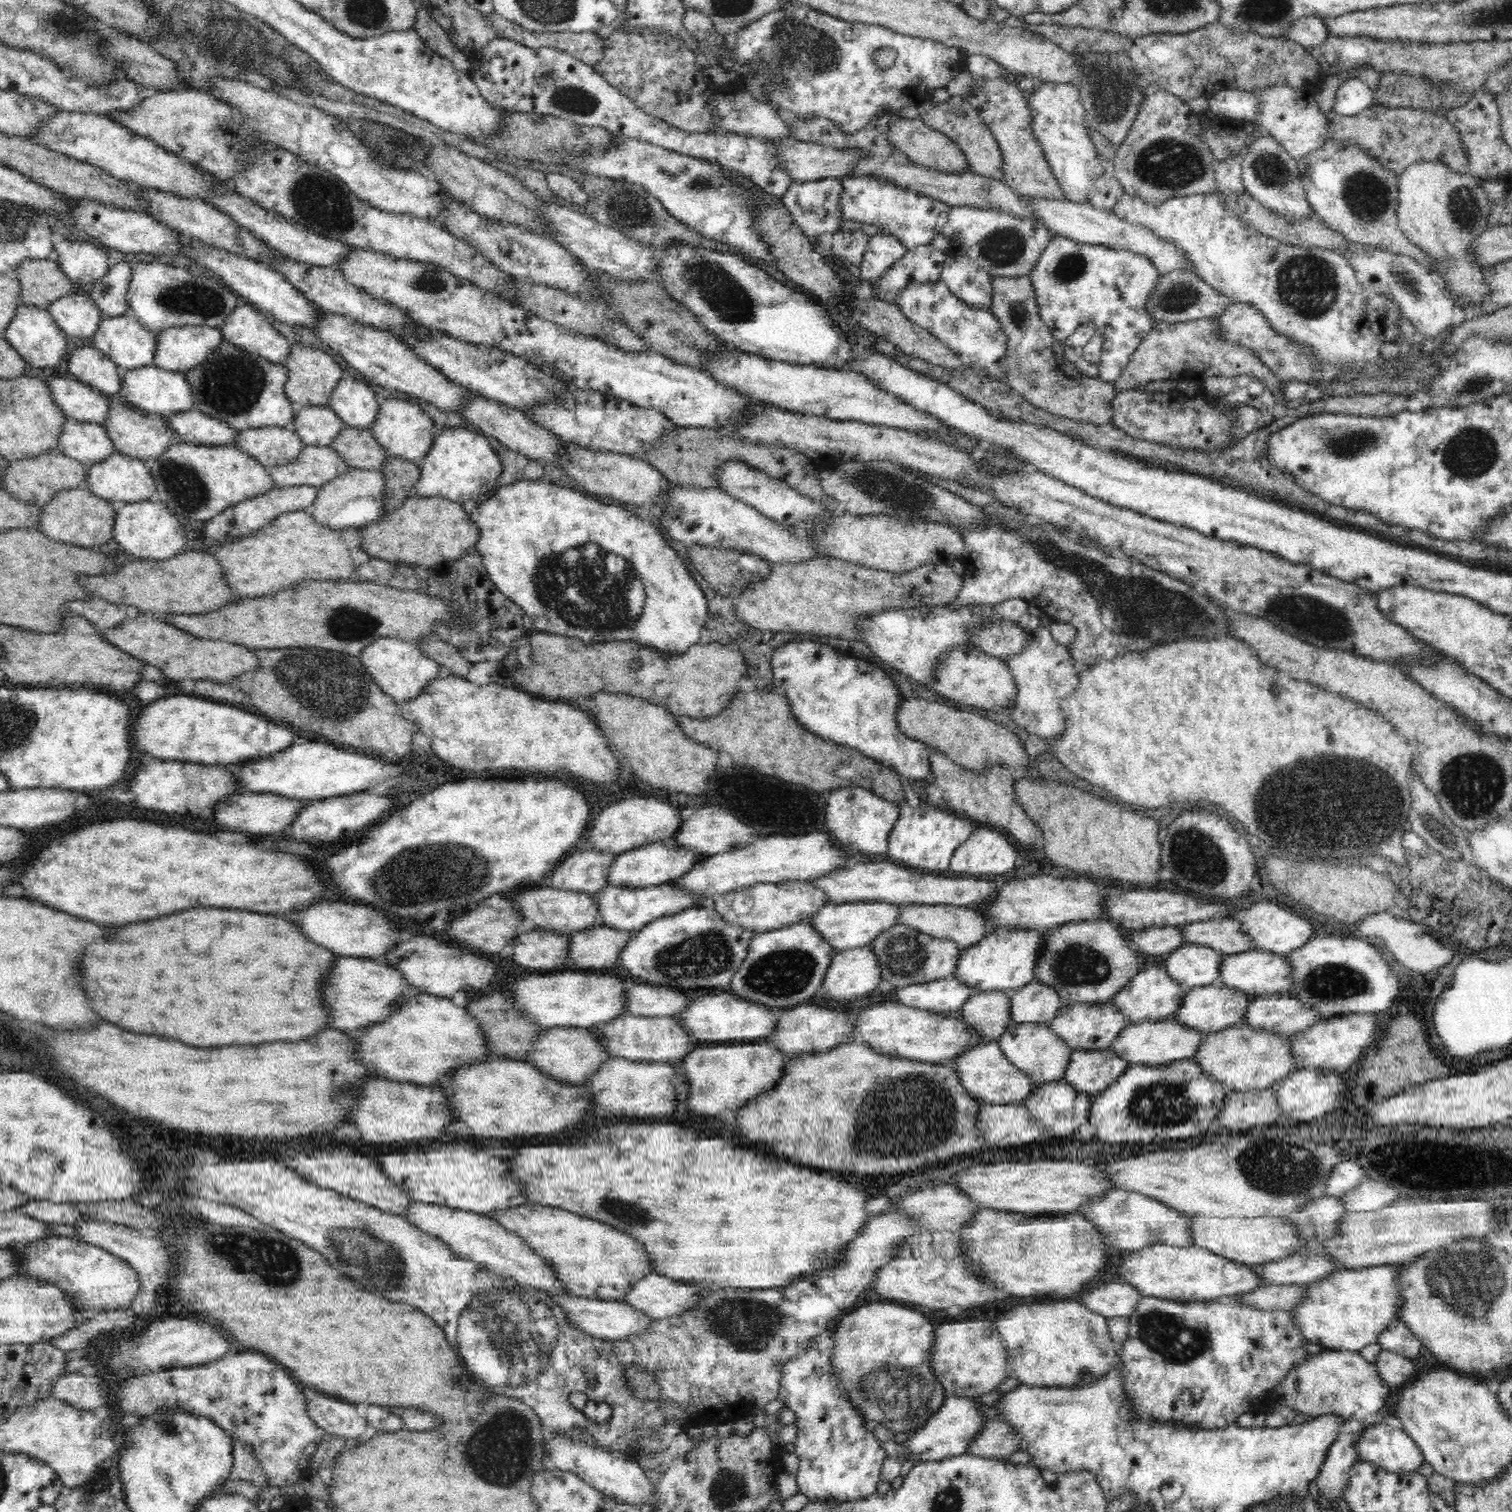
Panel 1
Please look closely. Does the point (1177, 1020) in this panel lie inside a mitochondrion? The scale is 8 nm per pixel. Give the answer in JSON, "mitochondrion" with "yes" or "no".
{"mitochondrion":"no"}

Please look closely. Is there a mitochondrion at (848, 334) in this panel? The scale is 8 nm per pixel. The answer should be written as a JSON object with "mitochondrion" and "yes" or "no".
{"mitochondrion":"no"}

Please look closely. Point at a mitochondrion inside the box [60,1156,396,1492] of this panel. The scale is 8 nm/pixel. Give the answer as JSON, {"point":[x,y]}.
{"point":[275,1263]}

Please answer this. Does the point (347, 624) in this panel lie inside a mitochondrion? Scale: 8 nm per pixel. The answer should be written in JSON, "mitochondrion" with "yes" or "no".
{"mitochondrion":"yes"}

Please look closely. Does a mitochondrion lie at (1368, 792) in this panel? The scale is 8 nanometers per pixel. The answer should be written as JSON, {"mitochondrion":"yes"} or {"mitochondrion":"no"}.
{"mitochondrion":"yes"}

